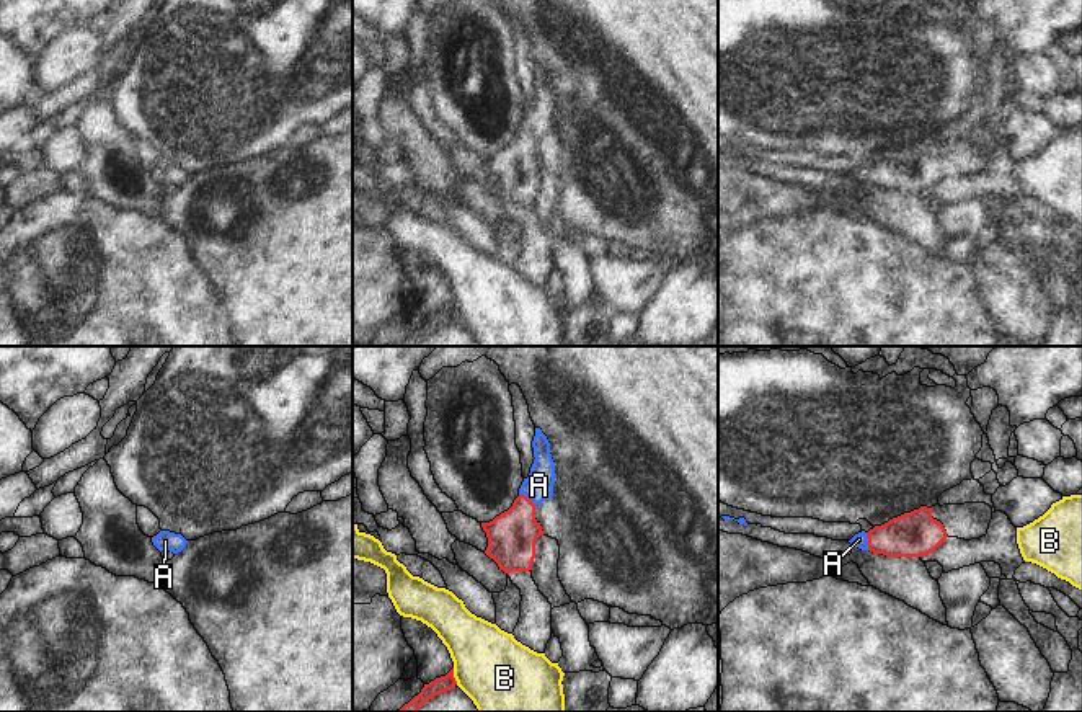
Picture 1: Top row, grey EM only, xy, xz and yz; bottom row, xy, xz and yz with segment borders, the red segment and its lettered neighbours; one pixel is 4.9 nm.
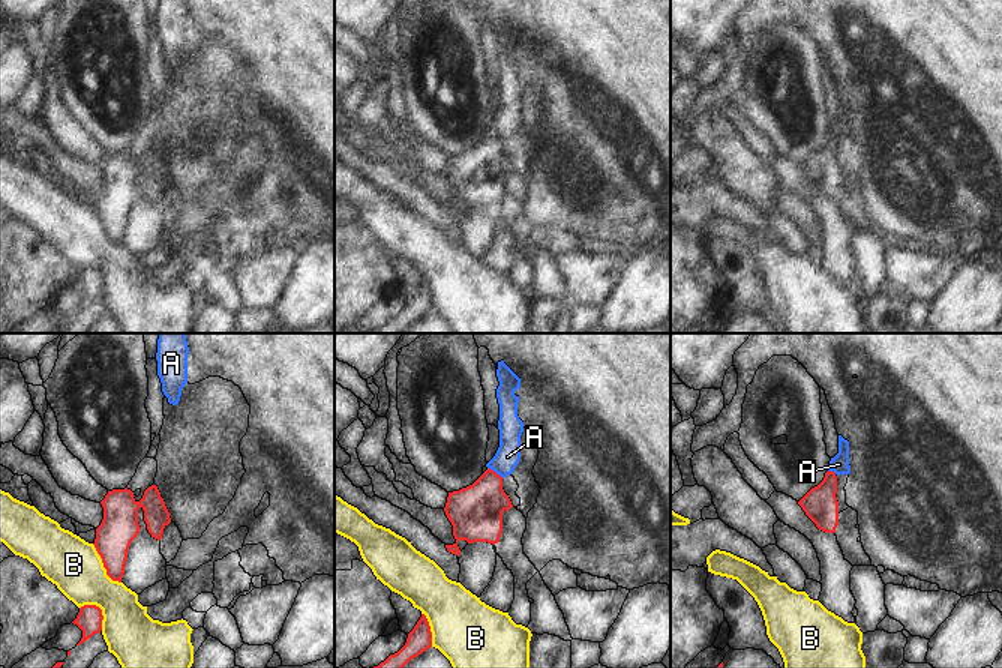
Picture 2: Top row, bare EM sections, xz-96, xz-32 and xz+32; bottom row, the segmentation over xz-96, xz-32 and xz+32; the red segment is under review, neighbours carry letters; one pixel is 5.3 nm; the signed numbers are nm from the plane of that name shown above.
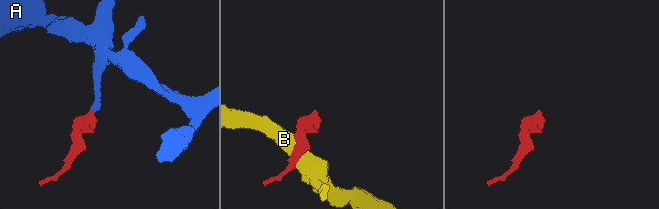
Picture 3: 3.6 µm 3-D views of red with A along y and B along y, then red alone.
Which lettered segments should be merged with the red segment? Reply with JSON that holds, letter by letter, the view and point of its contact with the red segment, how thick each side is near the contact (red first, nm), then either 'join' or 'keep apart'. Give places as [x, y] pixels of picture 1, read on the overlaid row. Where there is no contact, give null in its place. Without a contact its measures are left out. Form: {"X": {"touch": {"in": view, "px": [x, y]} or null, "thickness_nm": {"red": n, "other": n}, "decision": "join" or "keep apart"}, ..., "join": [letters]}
{"A": {"touch": {"in": "xz", "px": [526, 497]}, "thickness_nm": {"red": 240, "other": 140}, "decision": "join"}, "B": {"touch": {"in": "xz", "px": [452, 676]}, "thickness_nm": {"red": 80, "other": 380}, "decision": "keep apart"}, "join": ["A"]}

